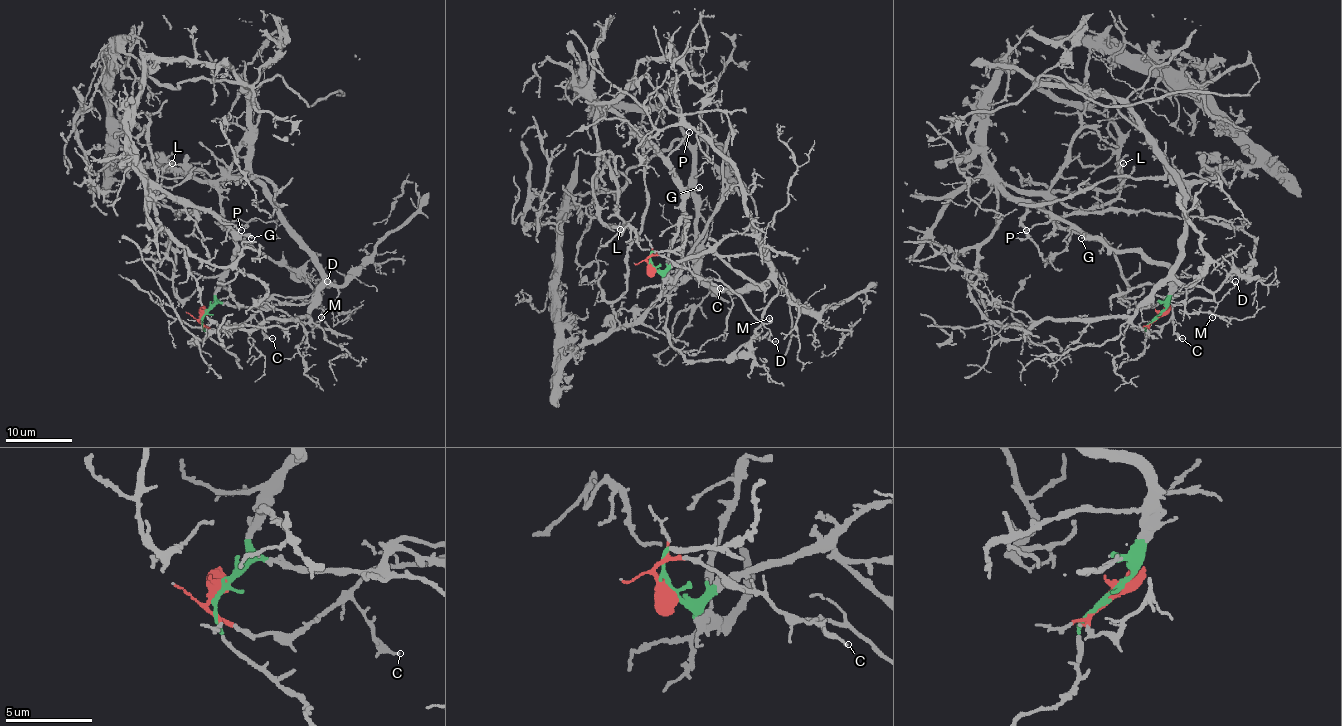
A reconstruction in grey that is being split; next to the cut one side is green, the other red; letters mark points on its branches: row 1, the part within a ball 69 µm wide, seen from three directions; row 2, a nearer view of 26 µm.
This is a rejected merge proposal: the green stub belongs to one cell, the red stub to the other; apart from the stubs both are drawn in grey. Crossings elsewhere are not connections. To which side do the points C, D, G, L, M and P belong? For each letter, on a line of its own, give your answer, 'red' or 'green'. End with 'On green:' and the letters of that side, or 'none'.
C: red
D: red
G: green
L: green
M: red
P: green
On green: G, L, P

